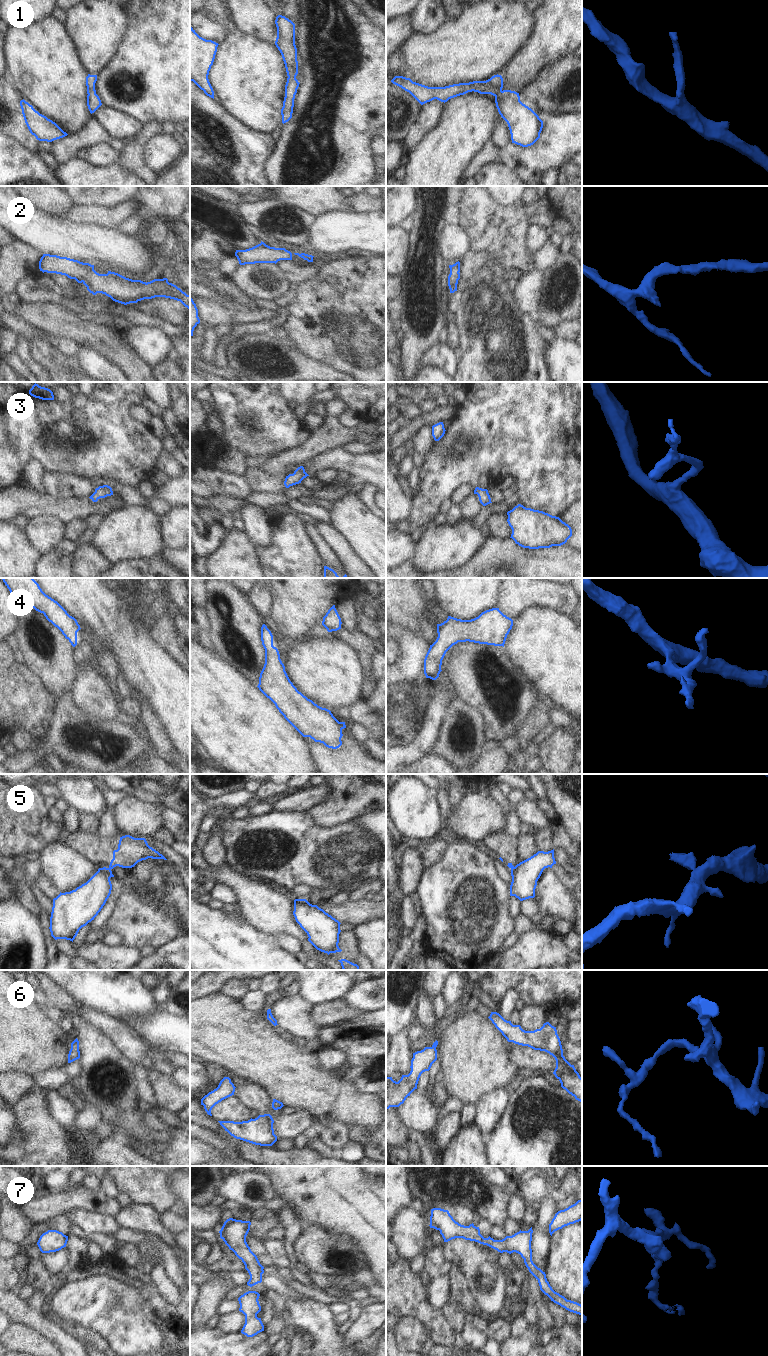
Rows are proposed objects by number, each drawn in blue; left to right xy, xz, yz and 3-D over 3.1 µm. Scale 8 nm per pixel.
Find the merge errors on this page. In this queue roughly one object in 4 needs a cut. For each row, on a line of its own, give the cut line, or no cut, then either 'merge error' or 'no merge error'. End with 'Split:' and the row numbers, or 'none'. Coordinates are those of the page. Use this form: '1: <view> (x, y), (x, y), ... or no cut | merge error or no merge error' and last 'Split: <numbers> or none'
1: no cut | no merge error
2: no cut | no merge error
3: no cut | no merge error
4: no cut | no merge error
5: yz (514, 867), (511, 869) | merge error
6: no cut | no merge error
7: no cut | no merge error
Split: 5

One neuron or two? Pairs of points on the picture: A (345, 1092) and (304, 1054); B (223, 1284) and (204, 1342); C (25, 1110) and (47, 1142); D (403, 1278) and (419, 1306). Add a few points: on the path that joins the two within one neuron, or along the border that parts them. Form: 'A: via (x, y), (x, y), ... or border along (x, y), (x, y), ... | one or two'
A: via (333, 1089), (310, 1066) | one
B: border along (206, 1325), (200, 1327) | two
C: via (33, 1118), (37, 1123), (40, 1134) | one
D: via (403, 1285), (403, 1290), (412, 1299) | one

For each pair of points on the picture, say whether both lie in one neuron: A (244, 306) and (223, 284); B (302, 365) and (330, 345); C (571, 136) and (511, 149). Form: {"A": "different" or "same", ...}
{"A": "same", "B": "different", "C": "same"}

